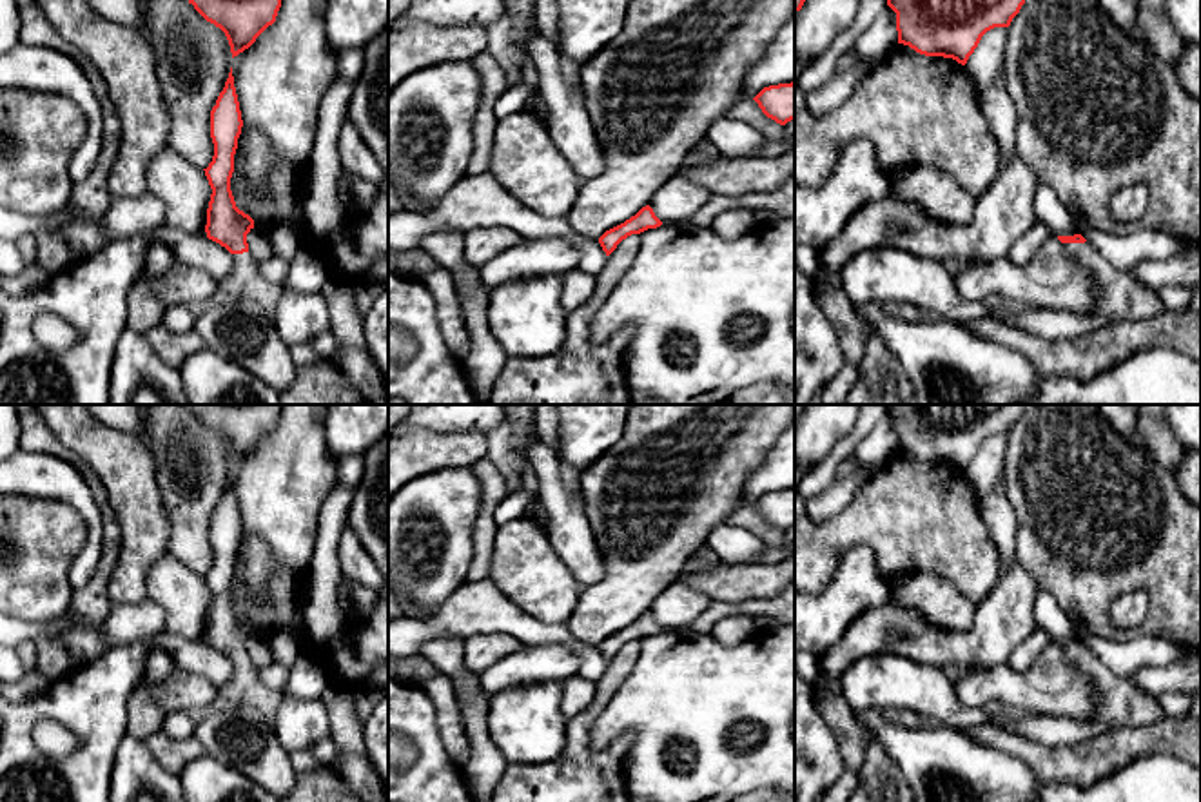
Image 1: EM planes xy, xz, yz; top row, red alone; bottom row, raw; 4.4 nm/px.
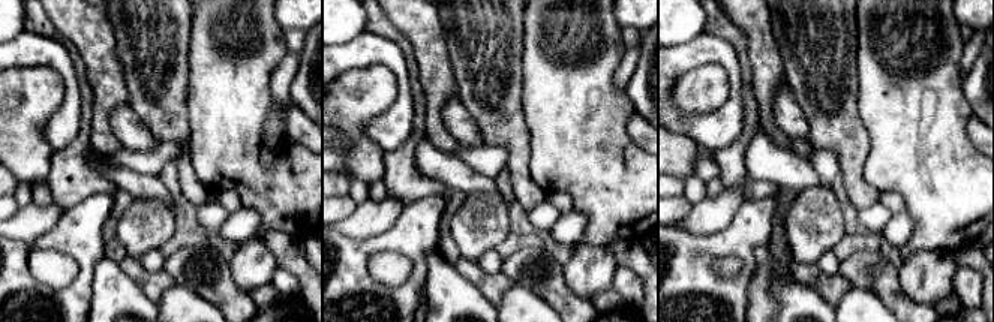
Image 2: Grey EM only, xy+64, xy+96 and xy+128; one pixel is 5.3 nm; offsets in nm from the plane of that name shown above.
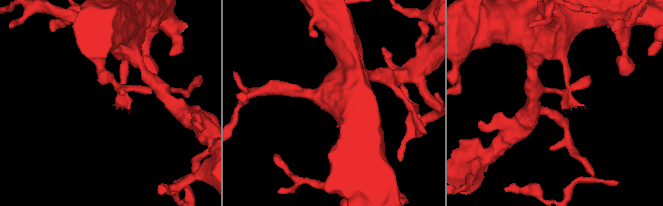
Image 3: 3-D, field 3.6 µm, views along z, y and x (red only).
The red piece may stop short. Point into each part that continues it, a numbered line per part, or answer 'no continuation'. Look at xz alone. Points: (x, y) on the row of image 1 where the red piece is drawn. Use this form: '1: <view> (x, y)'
1: xz (476, 202)

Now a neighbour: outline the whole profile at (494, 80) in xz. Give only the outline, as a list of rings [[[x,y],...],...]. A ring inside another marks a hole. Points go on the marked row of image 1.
[[[488,51],[472,58],[472,64],[481,76],[481,103],[472,125],[474,149],[466,174],[479,176],[486,172],[492,163],[495,127],[499,123],[493,103],[510,87],[512,74],[503,69]]]

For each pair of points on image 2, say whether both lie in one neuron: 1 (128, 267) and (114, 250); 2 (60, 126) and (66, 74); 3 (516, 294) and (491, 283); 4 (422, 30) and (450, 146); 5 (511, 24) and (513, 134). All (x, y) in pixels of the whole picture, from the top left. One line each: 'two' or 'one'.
1: two
2: one
3: two
4: one
5: one

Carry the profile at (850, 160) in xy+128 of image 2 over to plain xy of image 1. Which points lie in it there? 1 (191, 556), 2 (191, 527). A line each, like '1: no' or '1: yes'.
1: yes
2: yes

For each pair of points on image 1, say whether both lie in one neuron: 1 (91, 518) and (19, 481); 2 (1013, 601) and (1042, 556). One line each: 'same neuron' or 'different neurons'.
1: same neuron
2: different neurons

